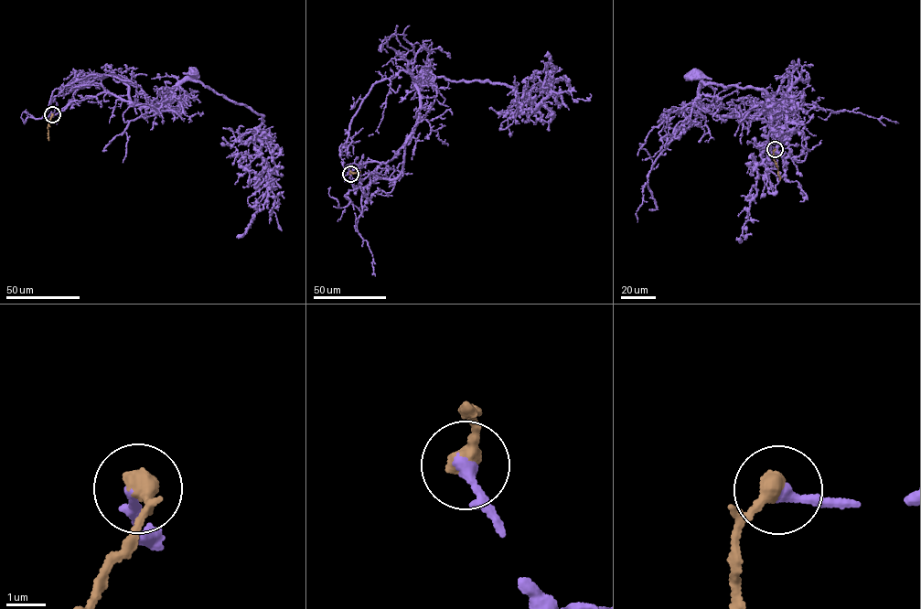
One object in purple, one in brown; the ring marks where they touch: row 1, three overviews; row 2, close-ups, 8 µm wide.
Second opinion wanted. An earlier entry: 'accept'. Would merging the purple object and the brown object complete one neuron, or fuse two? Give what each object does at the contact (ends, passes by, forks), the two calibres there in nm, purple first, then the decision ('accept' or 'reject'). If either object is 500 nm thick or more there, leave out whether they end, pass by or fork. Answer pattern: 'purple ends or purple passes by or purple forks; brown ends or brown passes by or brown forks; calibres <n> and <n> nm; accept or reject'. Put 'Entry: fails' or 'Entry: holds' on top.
Entry: holds
calibres 280 and 500 nm; accept

